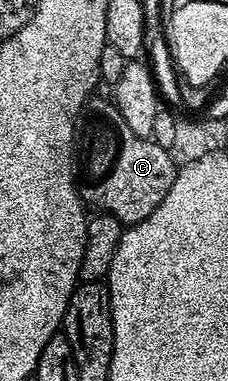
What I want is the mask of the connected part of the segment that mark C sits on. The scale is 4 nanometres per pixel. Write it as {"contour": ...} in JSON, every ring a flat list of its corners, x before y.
{"contour":[[125,125,122,134,124,148,119,165,103,188,104,193,108,193,108,197,104,197,103,212,116,217,121,226,127,227,146,219,146,215,150,215,150,211,154,211,154,207,166,199,166,191,170,191,174,183,178,166,172,161,169,150,163,149,158,142,134,135,134,131]]}

